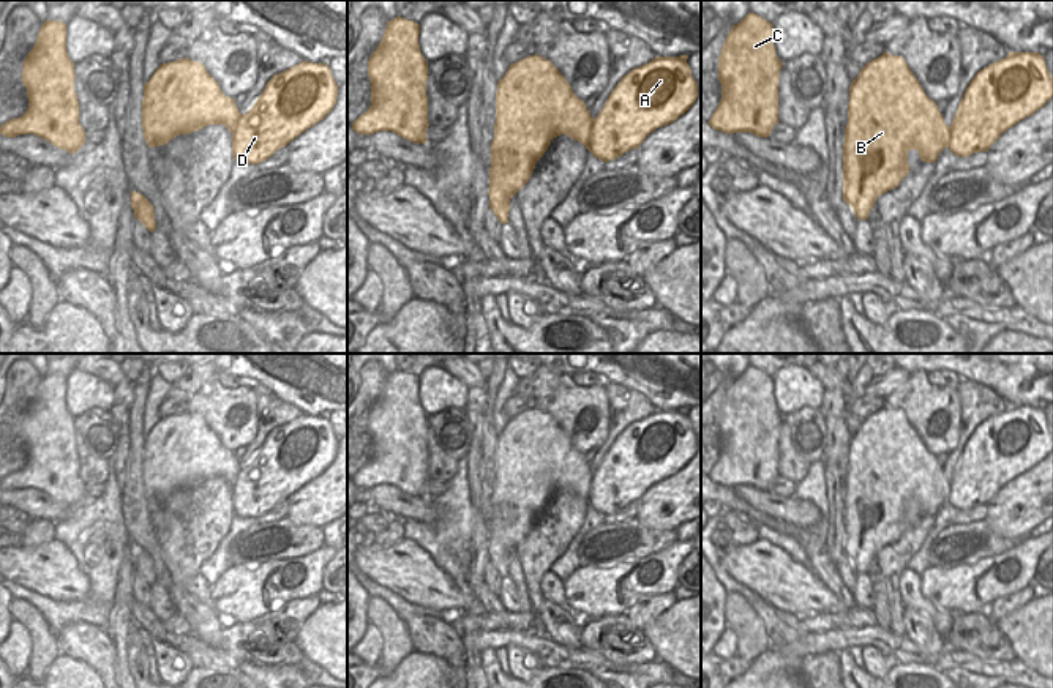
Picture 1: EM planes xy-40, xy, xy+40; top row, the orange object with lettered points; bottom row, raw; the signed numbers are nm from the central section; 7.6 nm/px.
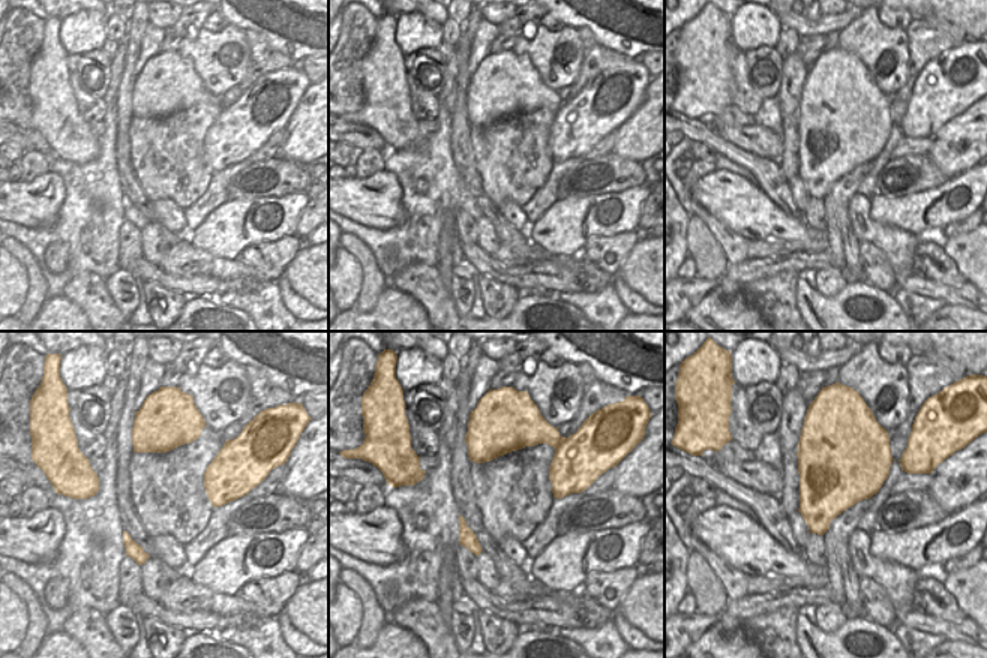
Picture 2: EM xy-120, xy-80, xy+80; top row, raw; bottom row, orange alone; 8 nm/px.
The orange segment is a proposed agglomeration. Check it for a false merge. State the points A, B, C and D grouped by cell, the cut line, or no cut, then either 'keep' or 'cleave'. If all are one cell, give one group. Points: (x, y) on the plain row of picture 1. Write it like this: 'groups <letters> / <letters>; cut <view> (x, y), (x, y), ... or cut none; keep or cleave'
groups A B C D; cut none; keep

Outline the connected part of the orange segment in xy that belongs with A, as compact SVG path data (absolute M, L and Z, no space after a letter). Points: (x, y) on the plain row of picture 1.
M535 407L510 418L497 436L488 544L489 562L500 578L508 576L510 552L529 535L537 514L554 491L565 488L583 497L595 511L608 516L638 502L657 481L684 469L698 451L698 436L691 429L687 412L688 409L655 410L631 423L611 445L595 472L553 415Z

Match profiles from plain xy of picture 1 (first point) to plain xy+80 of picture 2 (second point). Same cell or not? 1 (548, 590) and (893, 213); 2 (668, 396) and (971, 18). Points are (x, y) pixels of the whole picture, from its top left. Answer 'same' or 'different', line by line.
1: different
2: same

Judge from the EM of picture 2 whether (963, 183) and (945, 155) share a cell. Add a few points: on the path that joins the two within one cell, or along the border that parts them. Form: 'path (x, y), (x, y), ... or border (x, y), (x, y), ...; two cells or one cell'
border (971, 167), (948, 179); two cells

